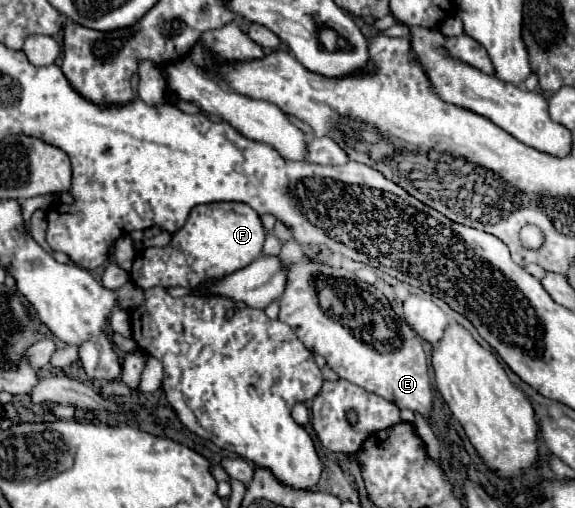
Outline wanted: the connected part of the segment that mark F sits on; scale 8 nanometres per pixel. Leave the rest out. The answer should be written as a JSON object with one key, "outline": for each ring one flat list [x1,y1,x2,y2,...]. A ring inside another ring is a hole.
{"outline":[[211,202,195,206,189,214,187,224,171,236,171,242,163,248,145,248,135,260,131,268,131,280,135,286,147,290,153,286,183,286,183,288,197,288,199,284,227,276,235,270,245,268,253,260,257,260,263,252,265,242,265,228,261,224,259,214,243,202]]}

